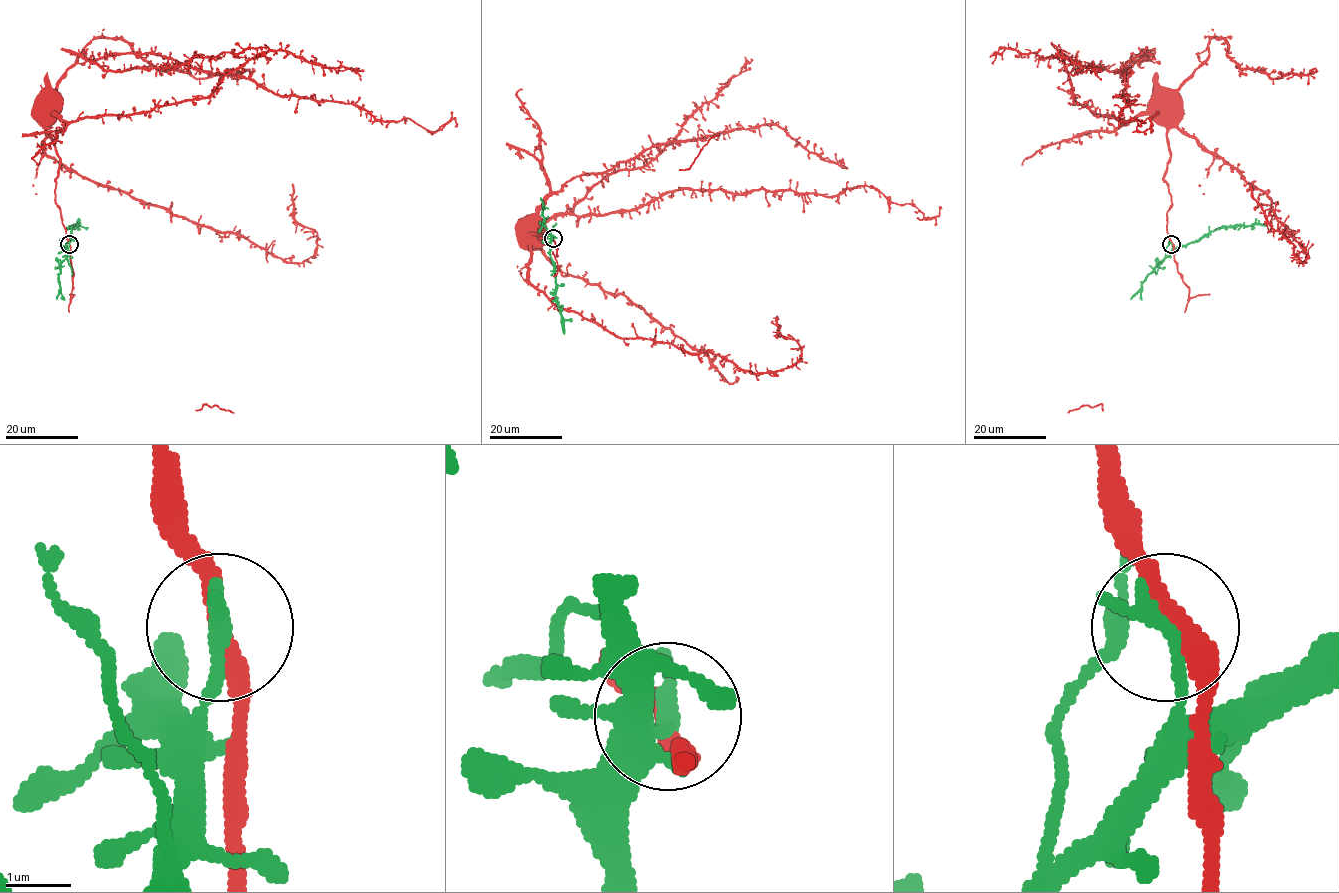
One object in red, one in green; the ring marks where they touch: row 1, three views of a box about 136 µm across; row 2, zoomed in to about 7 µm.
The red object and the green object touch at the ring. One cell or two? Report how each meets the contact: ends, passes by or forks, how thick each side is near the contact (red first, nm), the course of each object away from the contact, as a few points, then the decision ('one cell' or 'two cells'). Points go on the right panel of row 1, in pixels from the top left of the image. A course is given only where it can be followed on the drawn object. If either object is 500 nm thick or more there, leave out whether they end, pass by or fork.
red passes by; green ends; calibres 280 and 300 nm; course red (1172, 244), (1167, 231), (1167, 214), (1172, 204), (1169, 185), (1163, 179), (1170, 150), (1161, 111); course green (1172, 244), (1173, 248), (1184, 247), (1224, 227), (1267, 226); two cells

